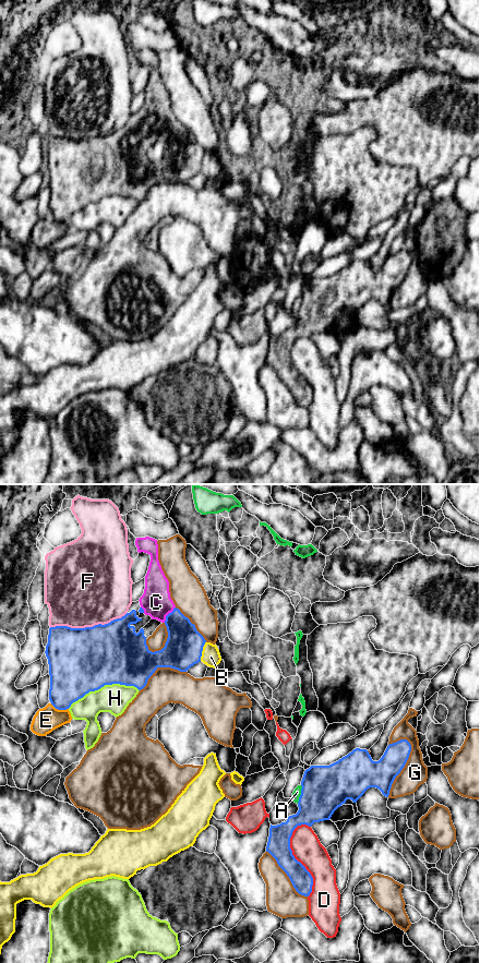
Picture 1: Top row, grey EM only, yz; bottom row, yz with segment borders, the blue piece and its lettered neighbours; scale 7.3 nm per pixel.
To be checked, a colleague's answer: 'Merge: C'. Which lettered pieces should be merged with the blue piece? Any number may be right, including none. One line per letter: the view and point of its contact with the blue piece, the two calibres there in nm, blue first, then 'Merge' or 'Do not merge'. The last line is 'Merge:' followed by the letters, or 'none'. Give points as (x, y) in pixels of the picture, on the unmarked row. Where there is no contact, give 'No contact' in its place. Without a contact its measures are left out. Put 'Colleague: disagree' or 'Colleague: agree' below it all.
A: Touches blue at yz (301, 305). Thickness 340 nm (blue) against 60 nm. Do not merge
B: Touches blue at yz (202, 161). Thickness 280 nm (blue) against 140 nm. Do not merge
C: Touches blue at yz (168, 125). Thickness 280 nm (blue) against 220 nm. Merge
D: Touches blue at yz (296, 371). Thickness 170 nm (blue) against 220 nm. Do not merge
E: Touches blue at yz (59, 220). Thickness 320 nm (blue) against 180 nm. Do not merge
F: Touches blue at yz (88, 139). Thickness 480 nm (blue) against 480 nm. Do not merge
G: Touches blue at yz (403, 278). Thickness 200 nm (blue) against 190 nm. Do not merge
H: Touches blue at yz (103, 197). Thickness 480 nm (blue) against 220 nm. Do not merge
Merge: C
Colleague: agree

